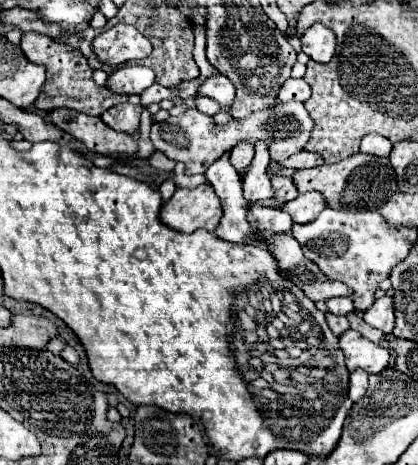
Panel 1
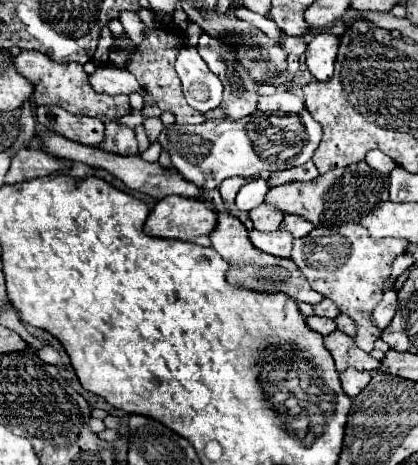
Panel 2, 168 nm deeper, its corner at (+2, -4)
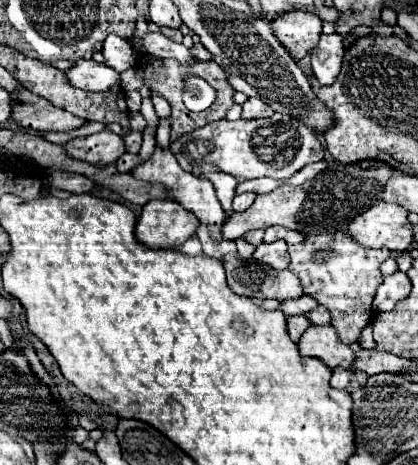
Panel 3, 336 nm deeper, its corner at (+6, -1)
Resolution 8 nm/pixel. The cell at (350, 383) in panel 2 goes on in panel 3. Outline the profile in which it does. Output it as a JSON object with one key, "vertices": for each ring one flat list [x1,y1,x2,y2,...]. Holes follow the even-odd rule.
{"vertices":[[335,367,333,369,333,377,331,377,331,387,335,387,335,389,347,389,351,379,353,379,353,371,343,369,343,367]]}

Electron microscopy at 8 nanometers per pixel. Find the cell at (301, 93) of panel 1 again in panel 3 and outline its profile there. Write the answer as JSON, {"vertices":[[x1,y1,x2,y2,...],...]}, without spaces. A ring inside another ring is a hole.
{"vertices":[[247,99,243,103,243,113,241,113,243,119,261,119,261,117,271,117,271,115,273,115,273,109,261,99]]}

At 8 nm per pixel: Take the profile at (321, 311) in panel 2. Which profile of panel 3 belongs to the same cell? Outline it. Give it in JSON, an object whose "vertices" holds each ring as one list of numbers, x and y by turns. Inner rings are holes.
{"vertices":[[307,295,303,297,297,297,297,299,289,299,289,301,283,301,279,305,279,311,283,311,285,315,305,315,307,311,311,311,313,307,317,307,319,303]]}

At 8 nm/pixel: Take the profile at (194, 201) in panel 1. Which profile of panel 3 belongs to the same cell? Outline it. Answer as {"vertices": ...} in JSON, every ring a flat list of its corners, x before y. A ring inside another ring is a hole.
{"vertices":[[155,199,143,205,135,225,135,237,151,249,177,249,195,235,197,227,199,219,185,211,177,201]]}

